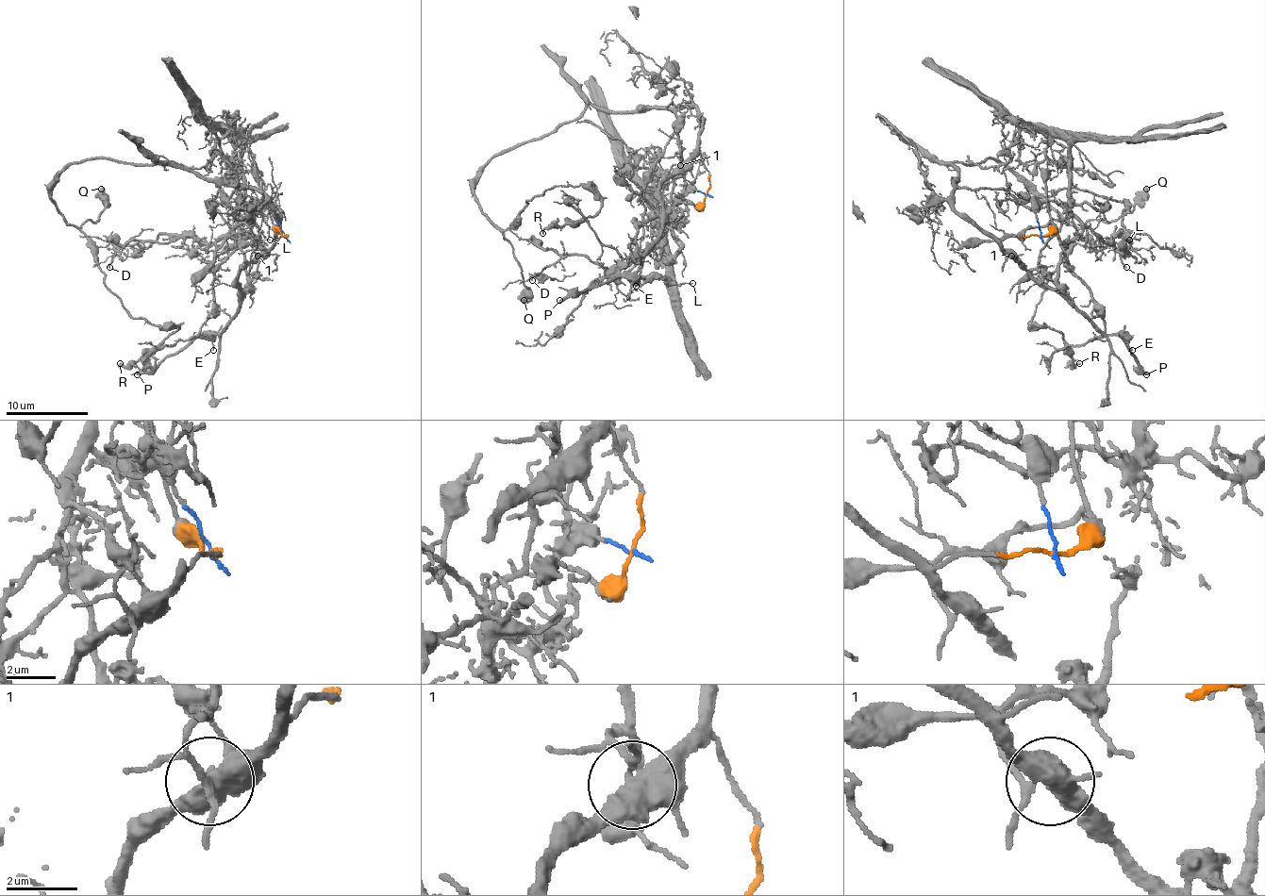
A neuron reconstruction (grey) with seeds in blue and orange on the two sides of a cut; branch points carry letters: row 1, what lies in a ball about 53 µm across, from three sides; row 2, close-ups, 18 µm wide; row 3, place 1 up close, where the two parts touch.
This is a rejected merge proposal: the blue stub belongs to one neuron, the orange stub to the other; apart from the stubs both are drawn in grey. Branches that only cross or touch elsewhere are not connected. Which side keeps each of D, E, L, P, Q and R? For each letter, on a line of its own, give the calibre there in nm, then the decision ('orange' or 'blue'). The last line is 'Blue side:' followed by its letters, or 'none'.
D: 140 nm | blue
E: 120 nm | orange
L: 100 nm | orange
P: 260 nm | orange
Q: 550 nm | orange
R: 200 nm | orange
Blue side: D

